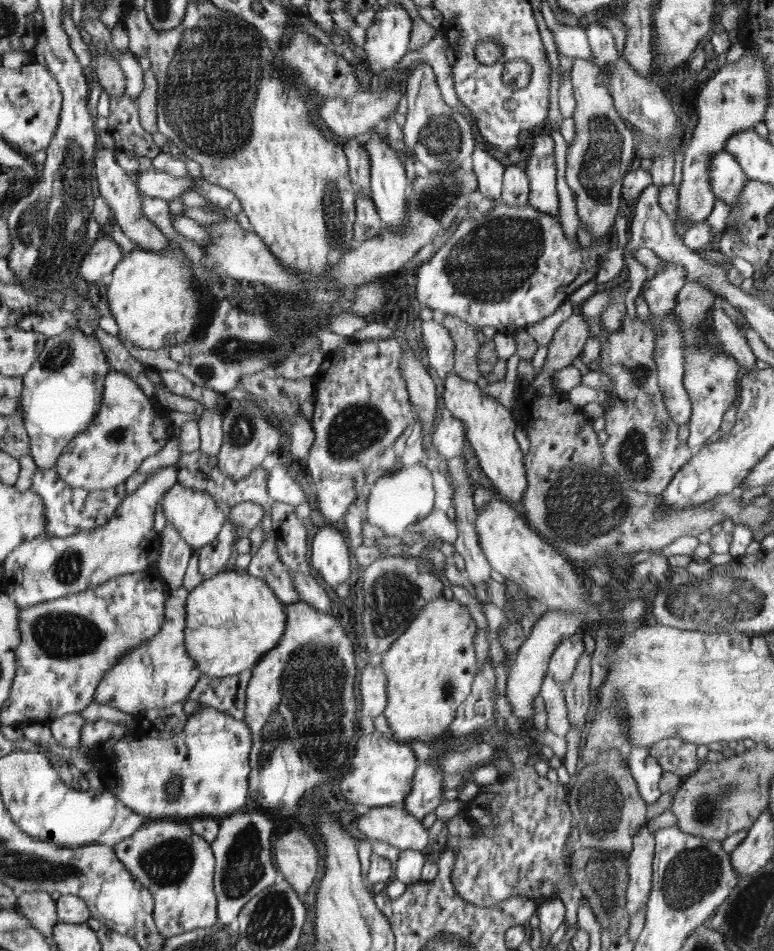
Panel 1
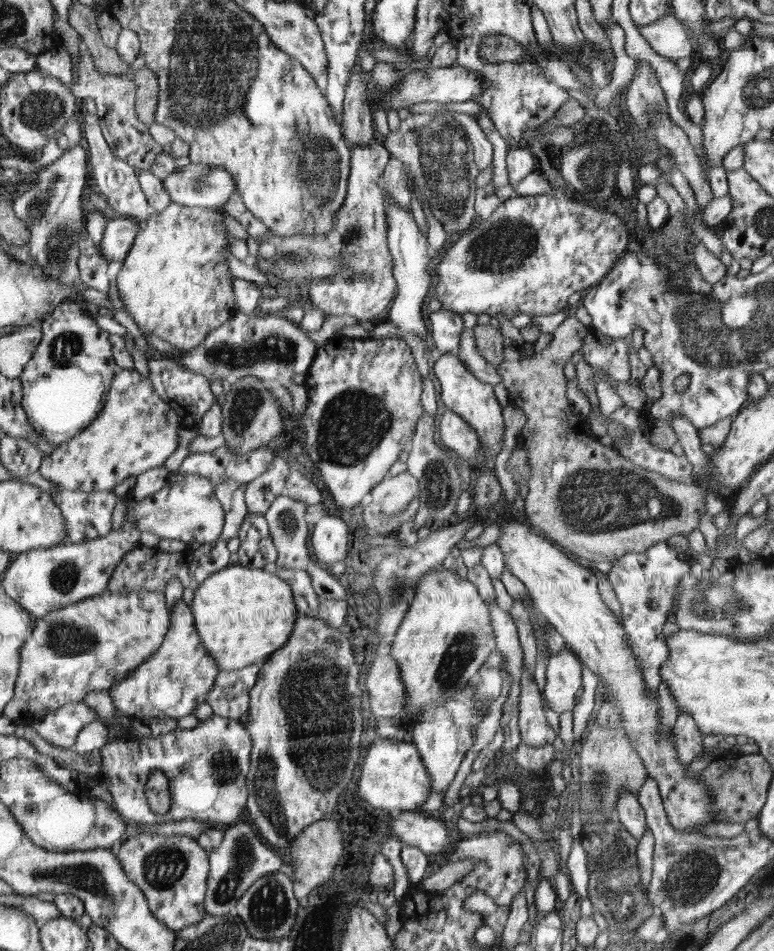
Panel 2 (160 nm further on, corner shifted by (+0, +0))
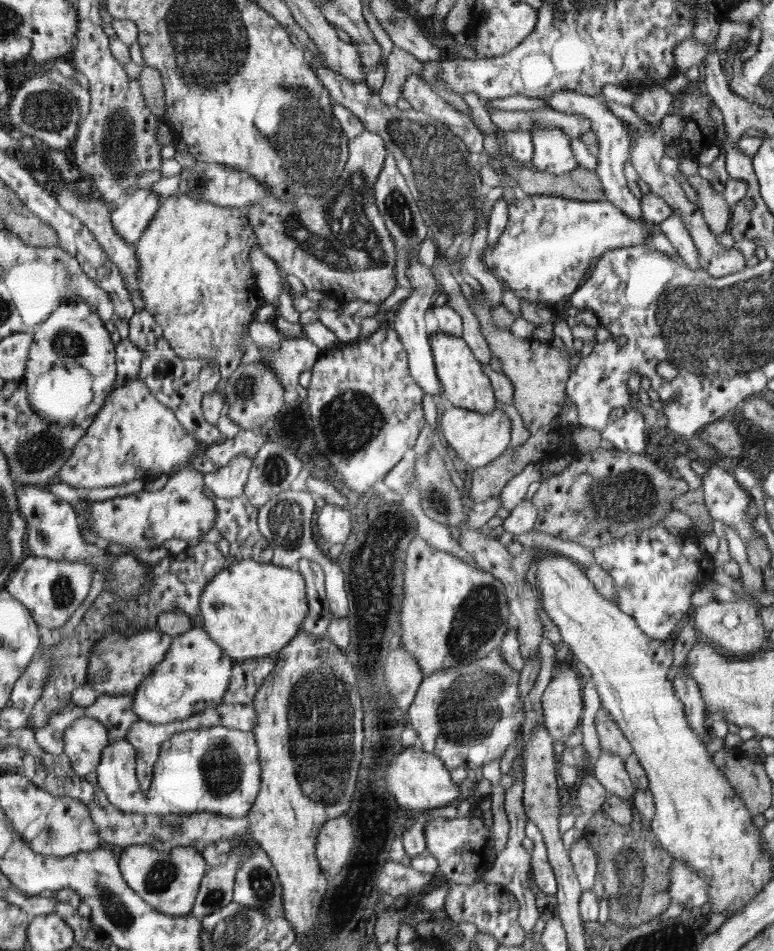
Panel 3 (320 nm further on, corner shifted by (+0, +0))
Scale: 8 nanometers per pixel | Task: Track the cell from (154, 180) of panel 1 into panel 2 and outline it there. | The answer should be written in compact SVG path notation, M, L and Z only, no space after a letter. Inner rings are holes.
M191 162L175 171L162 181L172 203L189 207L224 208L237 190L234 178L220 167L207 164L195 167Z

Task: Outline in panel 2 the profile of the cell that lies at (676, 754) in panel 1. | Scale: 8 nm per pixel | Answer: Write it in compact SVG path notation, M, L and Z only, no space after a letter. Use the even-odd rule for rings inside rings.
M680 713L672 729L679 759L686 765L704 752L703 732L698 728L692 715Z

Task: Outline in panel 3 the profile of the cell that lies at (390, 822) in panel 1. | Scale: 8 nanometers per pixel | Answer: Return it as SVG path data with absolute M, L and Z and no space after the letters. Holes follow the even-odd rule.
M481 817L444 819L437 818L426 823L425 837L427 850L439 862L439 870L448 881L455 885L472 885L480 874L493 868L494 855L489 843L491 831Z

